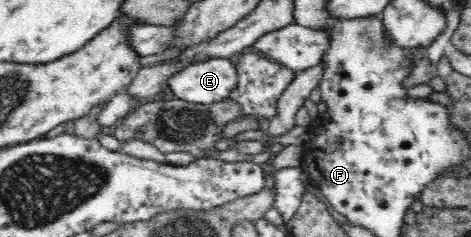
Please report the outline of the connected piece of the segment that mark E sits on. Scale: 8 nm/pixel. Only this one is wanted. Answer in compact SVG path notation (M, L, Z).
M226 57L206 59L174 73L167 83L173 94L190 102L220 102L238 86L238 71Z

